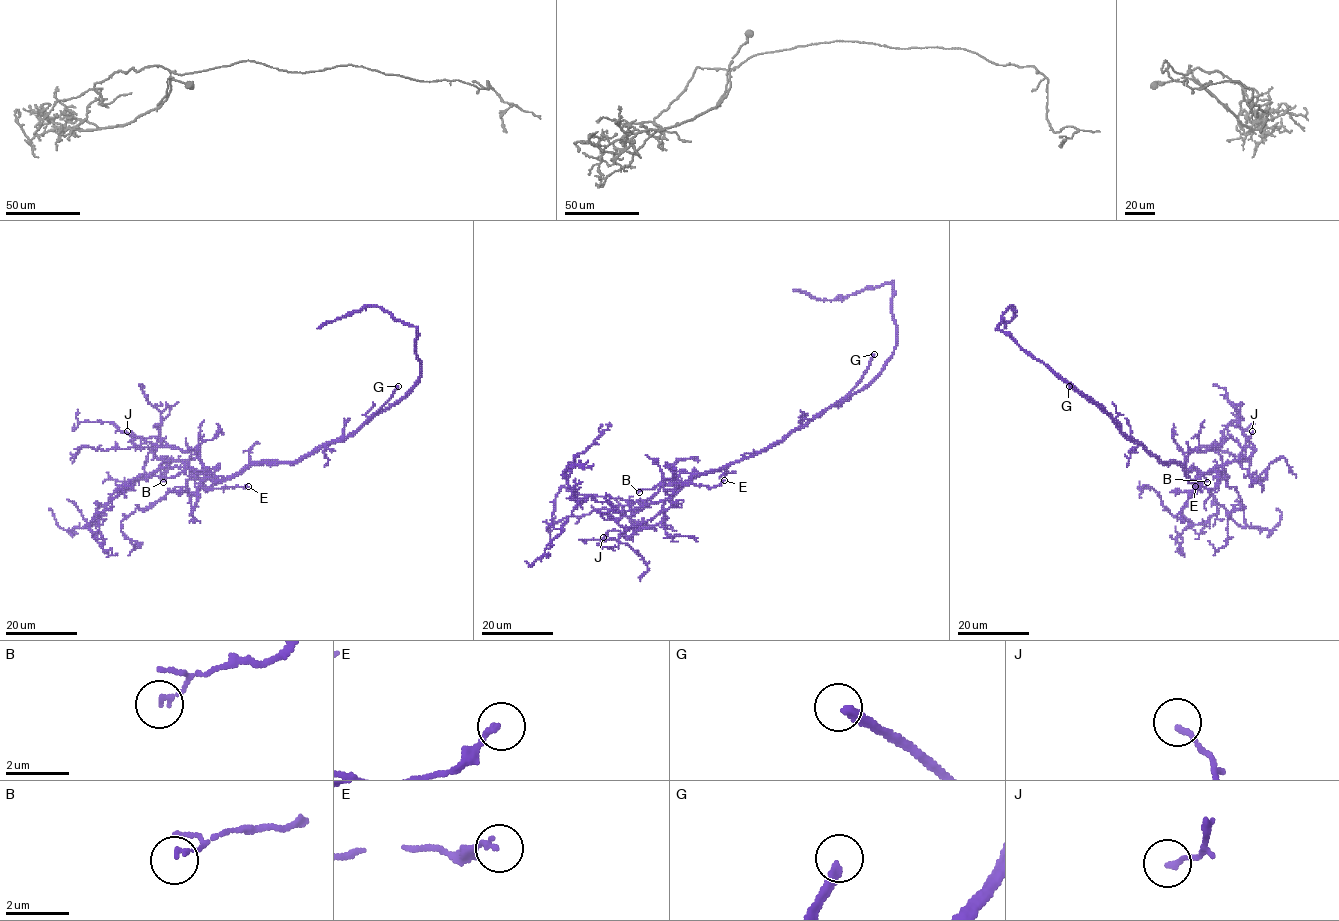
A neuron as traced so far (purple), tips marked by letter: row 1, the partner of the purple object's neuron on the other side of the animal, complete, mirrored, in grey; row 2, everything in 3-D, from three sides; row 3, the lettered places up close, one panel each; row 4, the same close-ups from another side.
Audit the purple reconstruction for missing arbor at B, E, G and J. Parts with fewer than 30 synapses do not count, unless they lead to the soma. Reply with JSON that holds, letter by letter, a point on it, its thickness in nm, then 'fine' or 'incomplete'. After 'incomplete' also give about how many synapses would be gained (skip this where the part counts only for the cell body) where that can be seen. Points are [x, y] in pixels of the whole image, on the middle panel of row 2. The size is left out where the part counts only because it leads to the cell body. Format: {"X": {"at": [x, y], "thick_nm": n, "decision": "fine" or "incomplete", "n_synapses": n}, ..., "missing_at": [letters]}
{"B": {"at": [639, 492], "thick_nm": 130, "decision": "fine"}, "E": {"at": [724, 480], "thick_nm": 150, "decision": "fine"}, "G": {"at": [874, 354], "thick_nm": 300, "decision": "incomplete"}, "J": {"at": [603, 537], "thick_nm": 150, "decision": "fine"}, "missing_at": ["G"]}

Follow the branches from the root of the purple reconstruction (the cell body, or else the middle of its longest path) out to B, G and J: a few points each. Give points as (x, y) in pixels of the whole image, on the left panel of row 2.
B: (302, 458), (256, 462), (221, 479), (197, 469), (184, 469), (163, 482)
G: (302, 458), (356, 431), (398, 386)
J: (302, 458), (256, 462), (212, 481), (187, 462), (158, 458), (148, 447), (136, 446), (127, 431)

